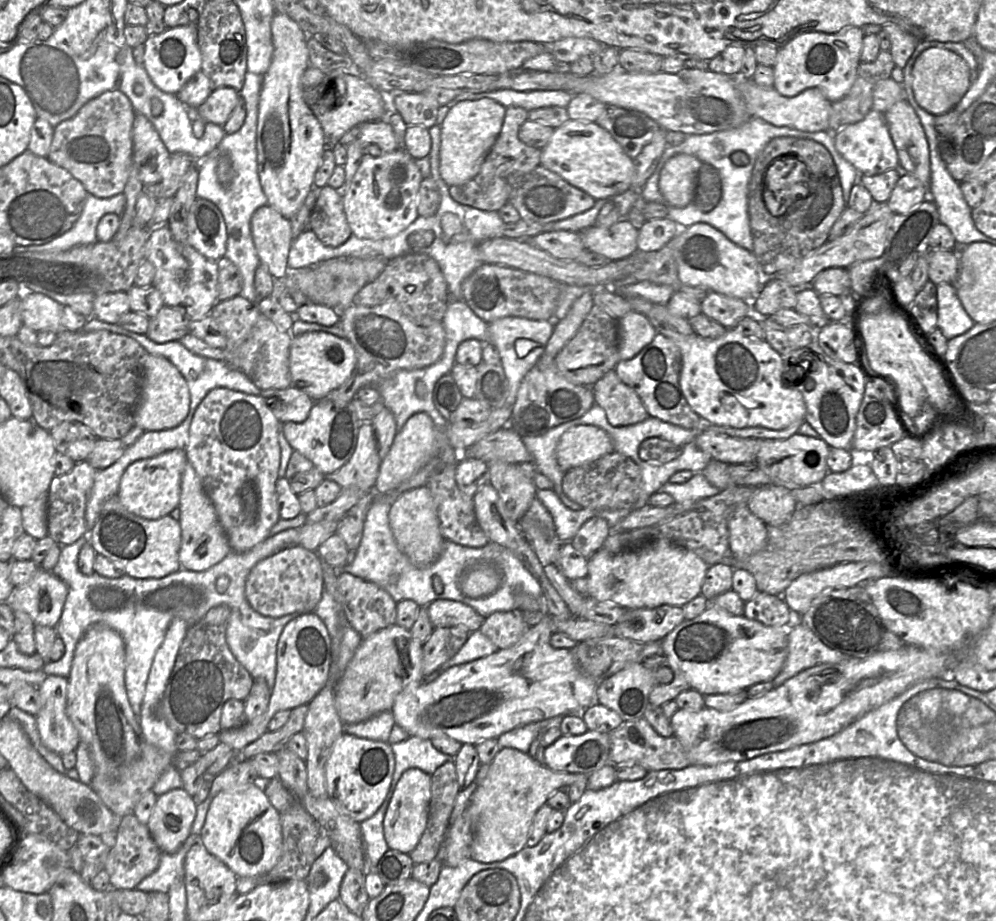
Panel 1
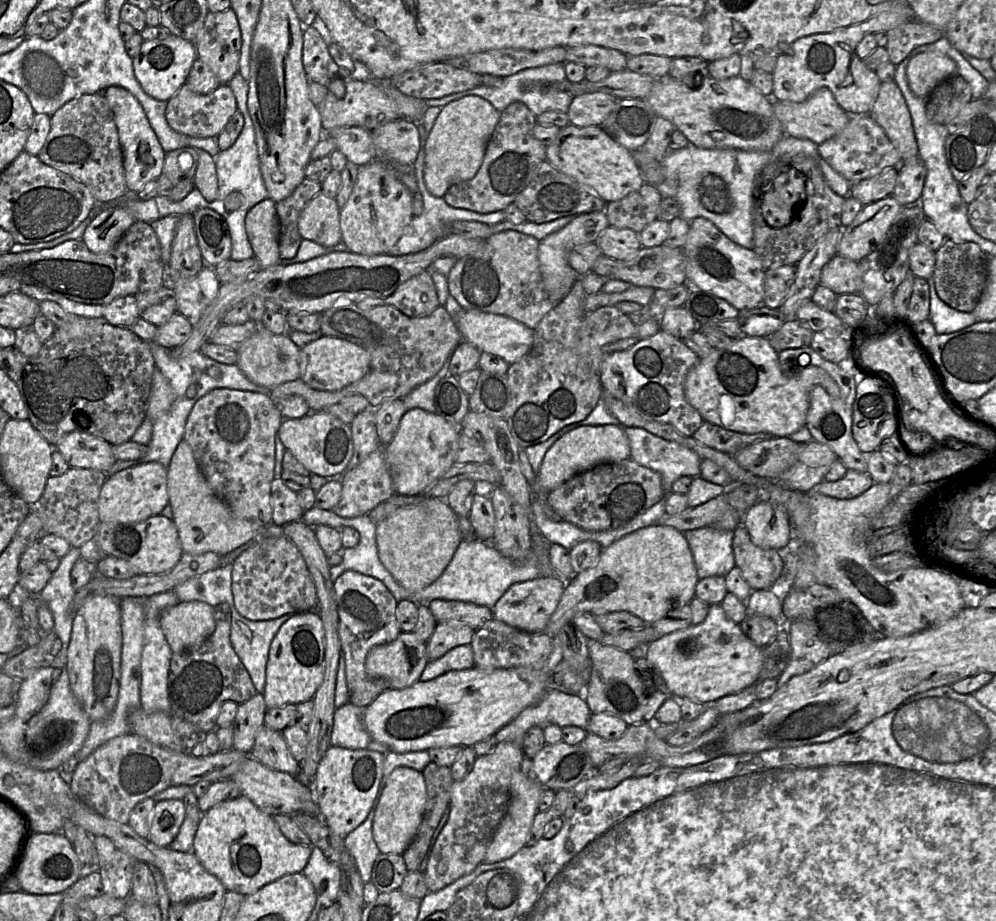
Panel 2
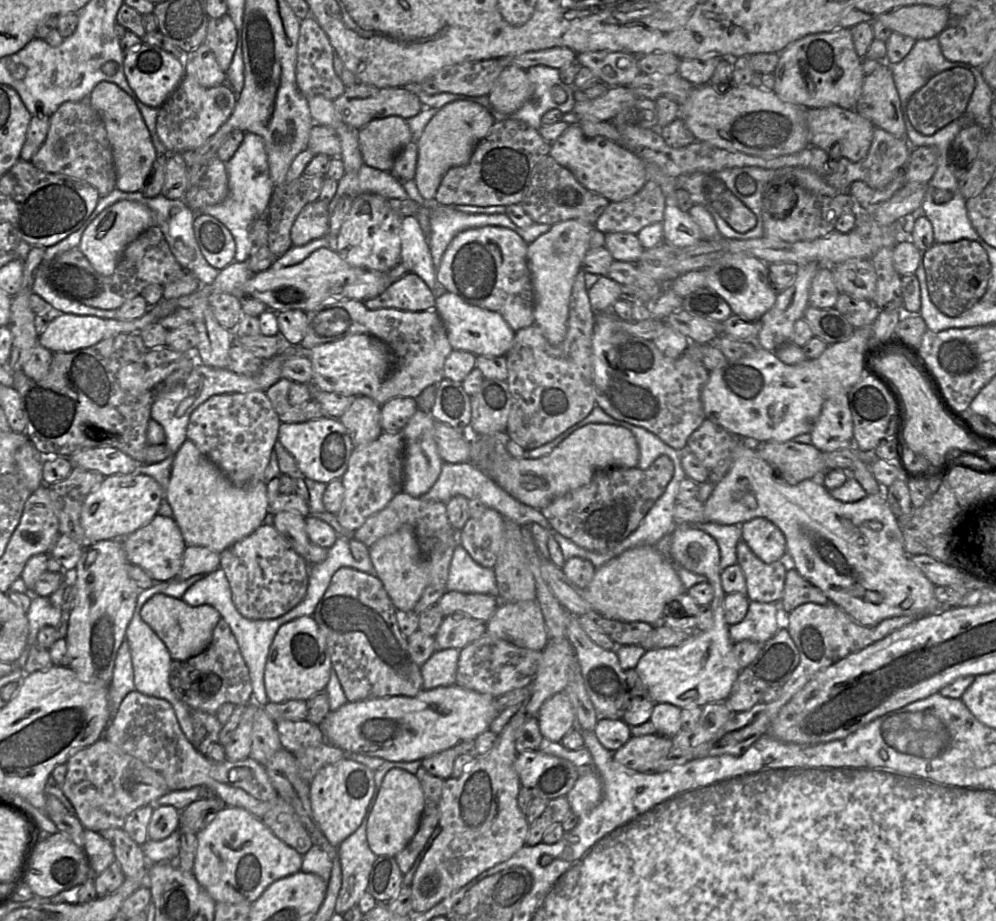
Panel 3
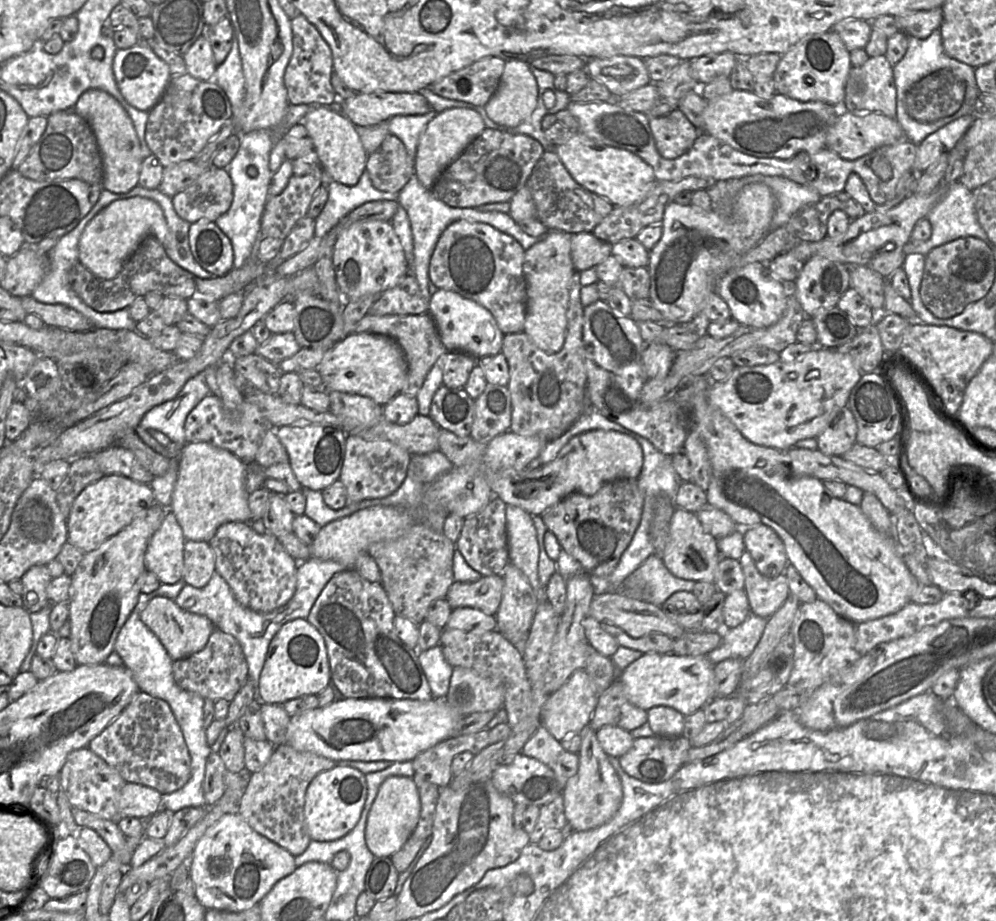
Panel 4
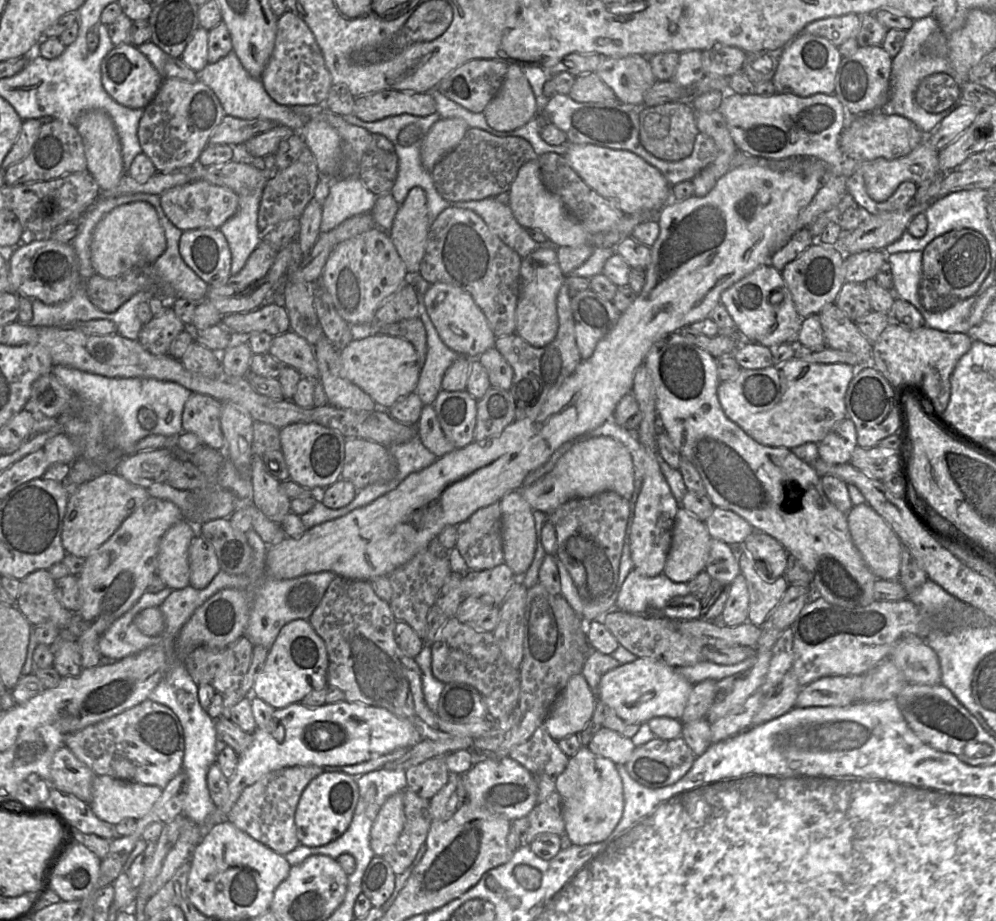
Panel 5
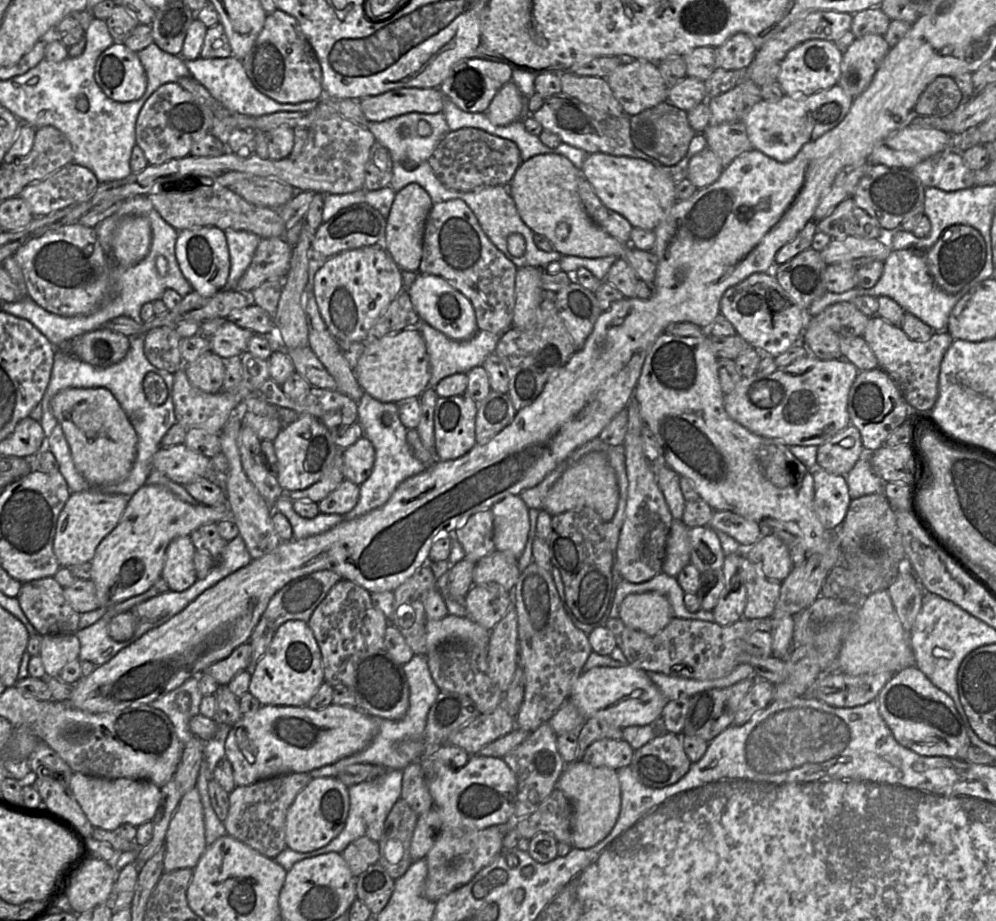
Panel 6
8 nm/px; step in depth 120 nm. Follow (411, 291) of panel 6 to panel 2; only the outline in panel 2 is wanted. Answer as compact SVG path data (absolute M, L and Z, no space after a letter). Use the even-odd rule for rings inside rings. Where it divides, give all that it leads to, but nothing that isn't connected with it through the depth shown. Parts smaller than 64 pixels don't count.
M462 310L455 317L455 323L462 336L462 341L473 344L481 352L501 357L509 365L522 359L529 352L534 340L532 328L503 315L477 310Z

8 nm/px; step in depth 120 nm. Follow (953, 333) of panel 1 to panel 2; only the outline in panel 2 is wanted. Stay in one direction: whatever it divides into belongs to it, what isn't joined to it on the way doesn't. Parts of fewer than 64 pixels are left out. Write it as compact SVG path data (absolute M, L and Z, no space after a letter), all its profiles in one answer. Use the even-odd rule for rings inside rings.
M932 277L926 281L930 293L929 320L937 334L957 332L977 322L972 312L955 310L943 302L937 295Z

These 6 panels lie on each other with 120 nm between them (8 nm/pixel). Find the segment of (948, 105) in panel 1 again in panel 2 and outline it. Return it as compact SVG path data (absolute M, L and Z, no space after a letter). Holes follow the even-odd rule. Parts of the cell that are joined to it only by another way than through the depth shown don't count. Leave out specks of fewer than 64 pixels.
M927 51L912 57L906 74L910 90L927 99L938 84L957 74L957 64L941 52Z

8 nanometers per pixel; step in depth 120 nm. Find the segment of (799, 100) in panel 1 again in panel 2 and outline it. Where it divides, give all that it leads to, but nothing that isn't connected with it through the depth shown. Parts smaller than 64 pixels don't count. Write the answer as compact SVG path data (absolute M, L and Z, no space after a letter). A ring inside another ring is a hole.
M820 88L799 103L773 101L773 110L786 135L808 139L817 145L839 134L850 119L850 115L839 106L832 92L827 88Z

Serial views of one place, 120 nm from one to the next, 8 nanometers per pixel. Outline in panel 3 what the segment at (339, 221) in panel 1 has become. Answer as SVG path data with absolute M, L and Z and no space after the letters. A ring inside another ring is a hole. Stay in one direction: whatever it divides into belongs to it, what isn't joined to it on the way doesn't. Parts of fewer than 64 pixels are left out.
M315 200L307 203L297 215L290 231L293 246L302 246L328 235L328 204Z

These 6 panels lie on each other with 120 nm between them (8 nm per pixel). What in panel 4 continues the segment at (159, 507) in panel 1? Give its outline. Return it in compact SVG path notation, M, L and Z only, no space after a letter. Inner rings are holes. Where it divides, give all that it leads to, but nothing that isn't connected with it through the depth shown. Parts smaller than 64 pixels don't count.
M118 474L104 475L83 489L74 500L67 518L68 541L83 553L95 550L155 502L154 492L149 484Z

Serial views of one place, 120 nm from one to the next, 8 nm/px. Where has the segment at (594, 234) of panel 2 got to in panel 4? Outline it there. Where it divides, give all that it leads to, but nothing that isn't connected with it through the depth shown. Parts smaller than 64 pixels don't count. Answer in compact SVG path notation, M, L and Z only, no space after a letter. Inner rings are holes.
M548 230L542 235L542 240L532 245L524 254L527 304L523 332L547 353L559 352L565 341L569 292L575 273L571 259L571 237L571 233Z

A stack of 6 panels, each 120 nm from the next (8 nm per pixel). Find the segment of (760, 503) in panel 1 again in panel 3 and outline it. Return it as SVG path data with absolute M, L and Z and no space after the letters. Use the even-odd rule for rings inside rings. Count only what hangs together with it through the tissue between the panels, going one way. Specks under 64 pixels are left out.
M757 517L740 525L742 539L764 563L781 560L786 554L786 540L782 531L770 520Z

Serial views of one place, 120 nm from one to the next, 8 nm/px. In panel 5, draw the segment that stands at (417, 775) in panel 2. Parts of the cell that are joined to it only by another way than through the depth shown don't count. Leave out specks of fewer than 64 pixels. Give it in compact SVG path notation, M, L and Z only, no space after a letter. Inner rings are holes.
M403 792L390 796L379 810L370 832L370 845L376 856L382 857L393 846L404 827Z

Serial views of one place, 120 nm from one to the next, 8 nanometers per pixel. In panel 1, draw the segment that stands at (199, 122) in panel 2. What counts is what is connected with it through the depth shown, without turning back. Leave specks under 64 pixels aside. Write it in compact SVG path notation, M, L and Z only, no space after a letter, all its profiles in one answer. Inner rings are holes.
M231 87L214 89L199 107L188 109L191 121L200 118L205 123L223 126L239 101L239 92Z

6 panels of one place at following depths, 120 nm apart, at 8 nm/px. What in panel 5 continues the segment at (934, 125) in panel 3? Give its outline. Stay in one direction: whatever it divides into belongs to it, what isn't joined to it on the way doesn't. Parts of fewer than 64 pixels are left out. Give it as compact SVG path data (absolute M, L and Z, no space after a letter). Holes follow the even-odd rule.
M935 72L923 78L914 95L918 106L934 114L954 110L959 105L960 98L960 84L945 72Z

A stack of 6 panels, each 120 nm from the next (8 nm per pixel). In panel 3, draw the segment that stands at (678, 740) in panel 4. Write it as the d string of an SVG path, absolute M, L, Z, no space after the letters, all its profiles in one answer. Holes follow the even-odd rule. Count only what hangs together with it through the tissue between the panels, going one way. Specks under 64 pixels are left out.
M659 734L631 736L613 753L613 759L624 767L641 772L657 773L655 767L673 747L672 739Z

